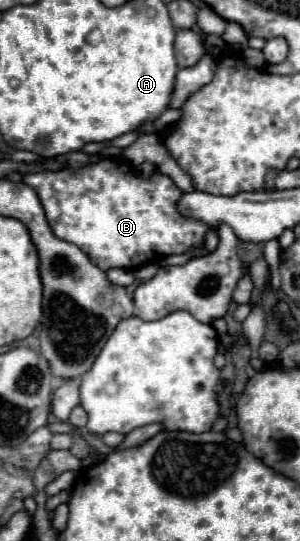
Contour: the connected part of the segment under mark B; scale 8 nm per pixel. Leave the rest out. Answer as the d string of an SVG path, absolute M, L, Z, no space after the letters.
M102 158L82 168L40 170L24 174L22 182L36 190L54 234L66 242L76 244L104 272L110 268L136 270L140 264L150 262L154 258L182 254L192 244L204 242L204 234L210 230L208 224L178 214L176 202L180 200L182 190L168 176L156 172L150 180L144 180L120 158Z

